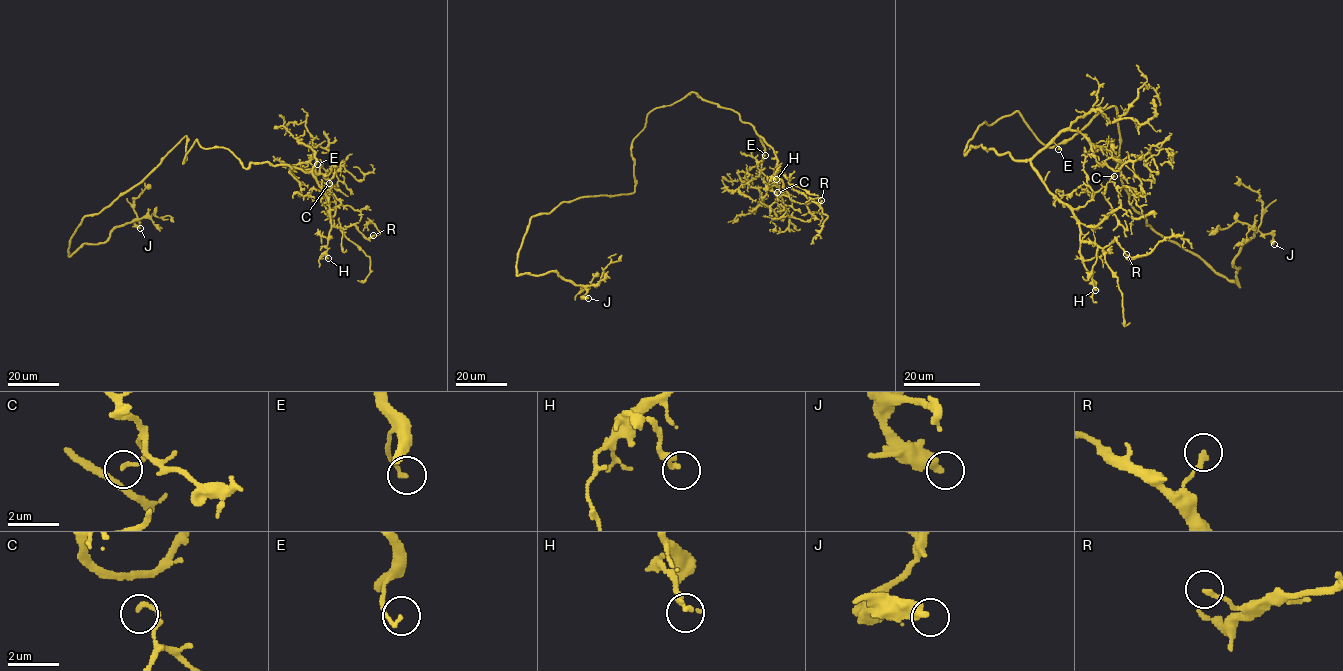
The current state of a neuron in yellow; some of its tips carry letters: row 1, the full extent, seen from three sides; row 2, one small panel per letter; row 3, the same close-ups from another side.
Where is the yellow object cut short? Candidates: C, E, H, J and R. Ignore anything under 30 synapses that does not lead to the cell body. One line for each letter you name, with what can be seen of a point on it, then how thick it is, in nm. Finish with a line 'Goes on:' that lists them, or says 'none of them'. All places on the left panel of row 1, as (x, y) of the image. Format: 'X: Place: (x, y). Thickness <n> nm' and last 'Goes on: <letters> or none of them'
Goes on: none of them

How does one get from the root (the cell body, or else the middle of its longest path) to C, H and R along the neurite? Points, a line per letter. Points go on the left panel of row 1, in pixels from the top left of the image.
C: (185, 159), (196, 139), (202, 148), (227, 148), (246, 168), (268, 162), (311, 172), (327, 204), (329, 183)
H: (185, 159), (196, 139), (202, 148), (227, 148), (246, 168), (268, 162), (311, 172), (329, 202), (328, 258)
R: (185, 159), (196, 139), (227, 148), (246, 168), (268, 162), (311, 172), (330, 224), (373, 235)

